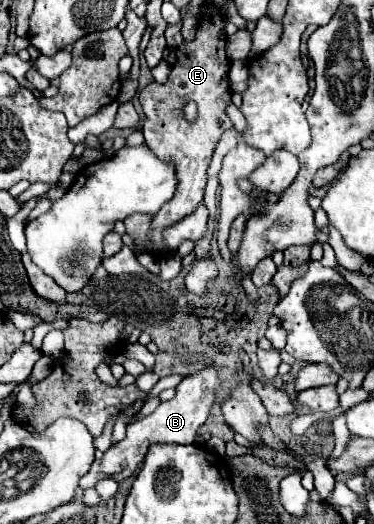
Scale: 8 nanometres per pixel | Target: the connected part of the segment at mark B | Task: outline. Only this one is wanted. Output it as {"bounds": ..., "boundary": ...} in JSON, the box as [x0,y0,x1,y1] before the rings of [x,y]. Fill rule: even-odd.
{"bounds":[79,367,219,489],"boundary":[[[205,367],[205,369],[185,377],[177,385],[177,389],[175,389],[177,393],[175,393],[175,397],[171,401],[161,401],[159,407],[151,415],[127,425],[127,437],[121,443],[109,447],[103,453],[103,457],[93,463],[91,471],[79,481],[79,485],[83,489],[91,489],[101,479],[107,479],[107,477],[111,477],[115,481],[123,481],[123,479],[131,477],[139,469],[139,465],[143,463],[143,459],[145,459],[151,445],[157,445],[157,443],[161,443],[161,445],[163,443],[189,445],[189,443],[193,443],[193,435],[207,421],[207,415],[209,415],[211,405],[215,401],[215,385],[217,383],[219,383],[219,377],[217,377],[215,367]],[[119,463],[121,463],[121,469],[119,469]]]}

